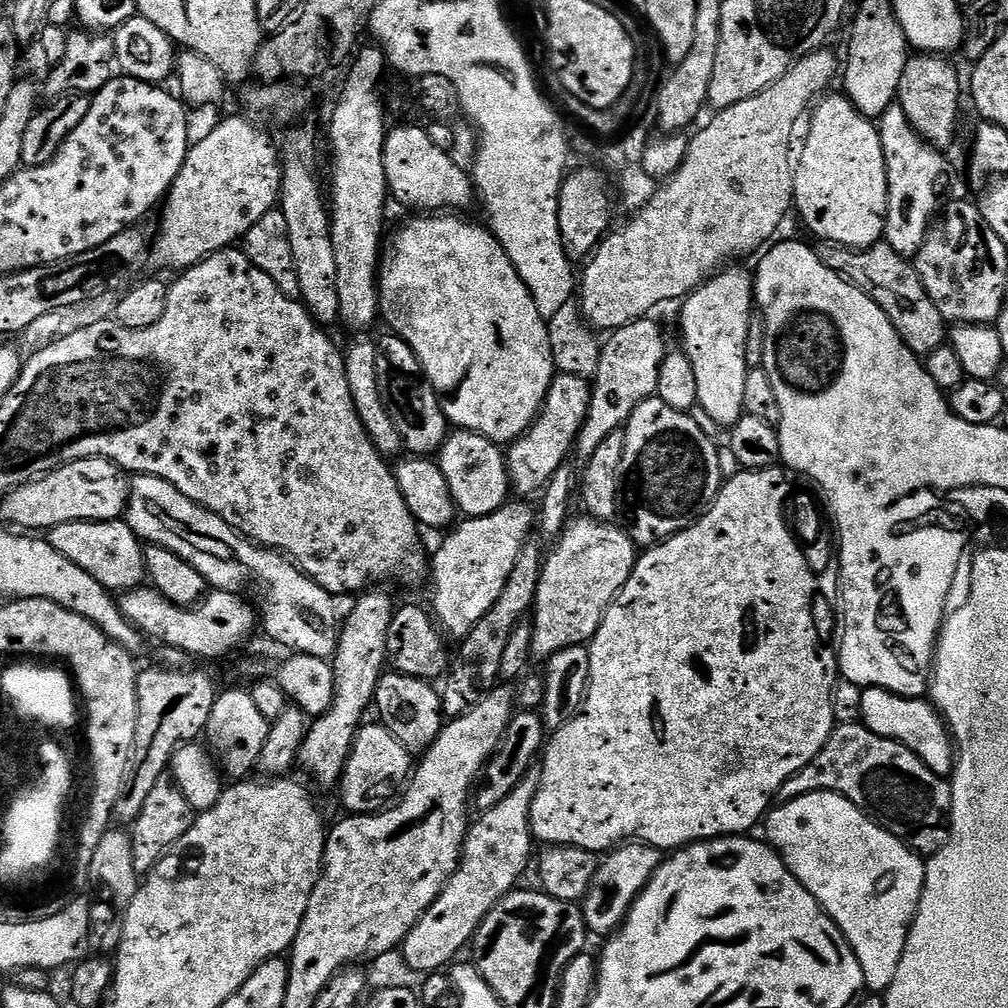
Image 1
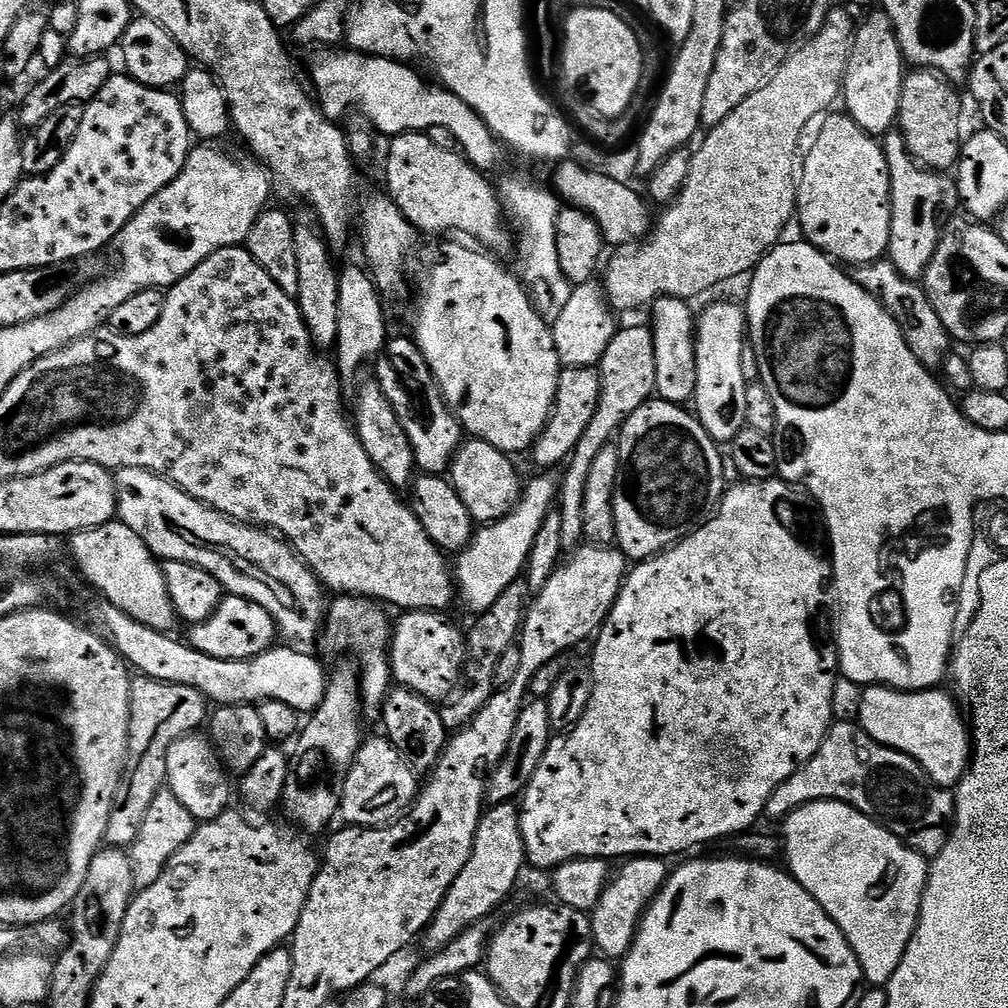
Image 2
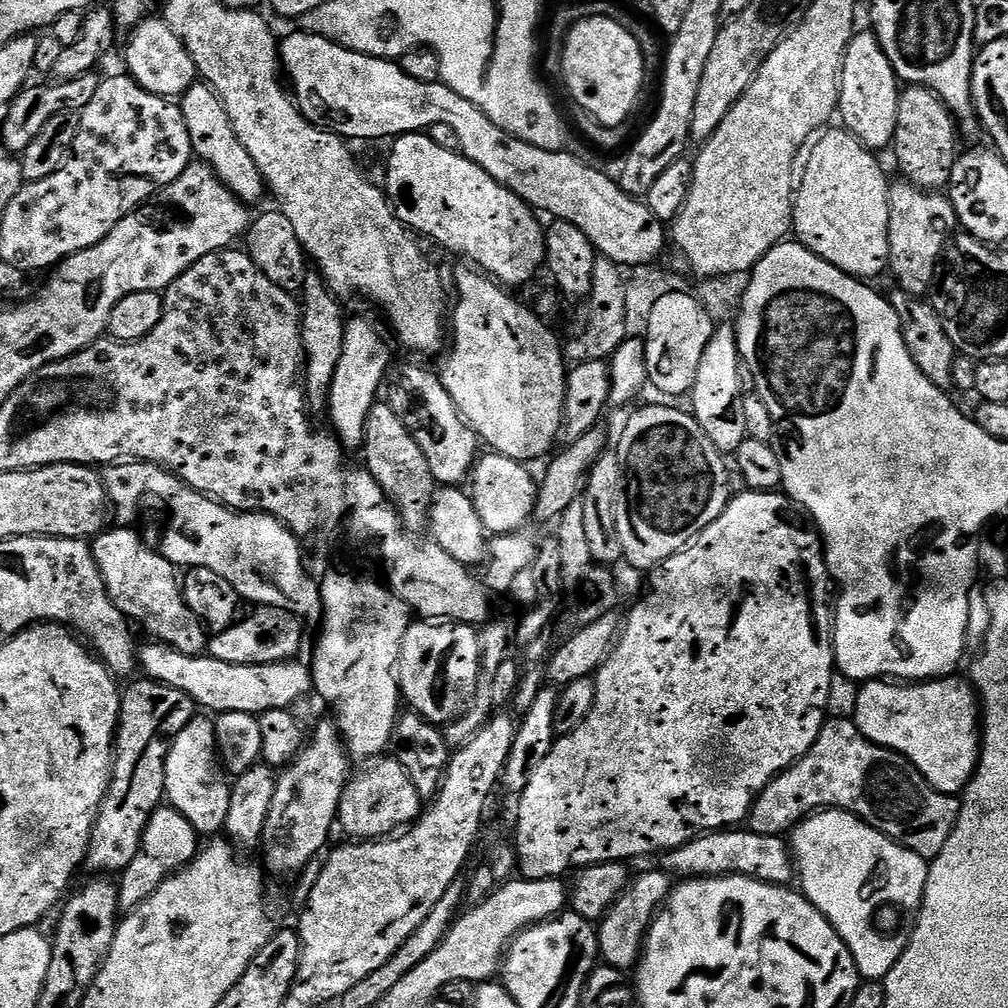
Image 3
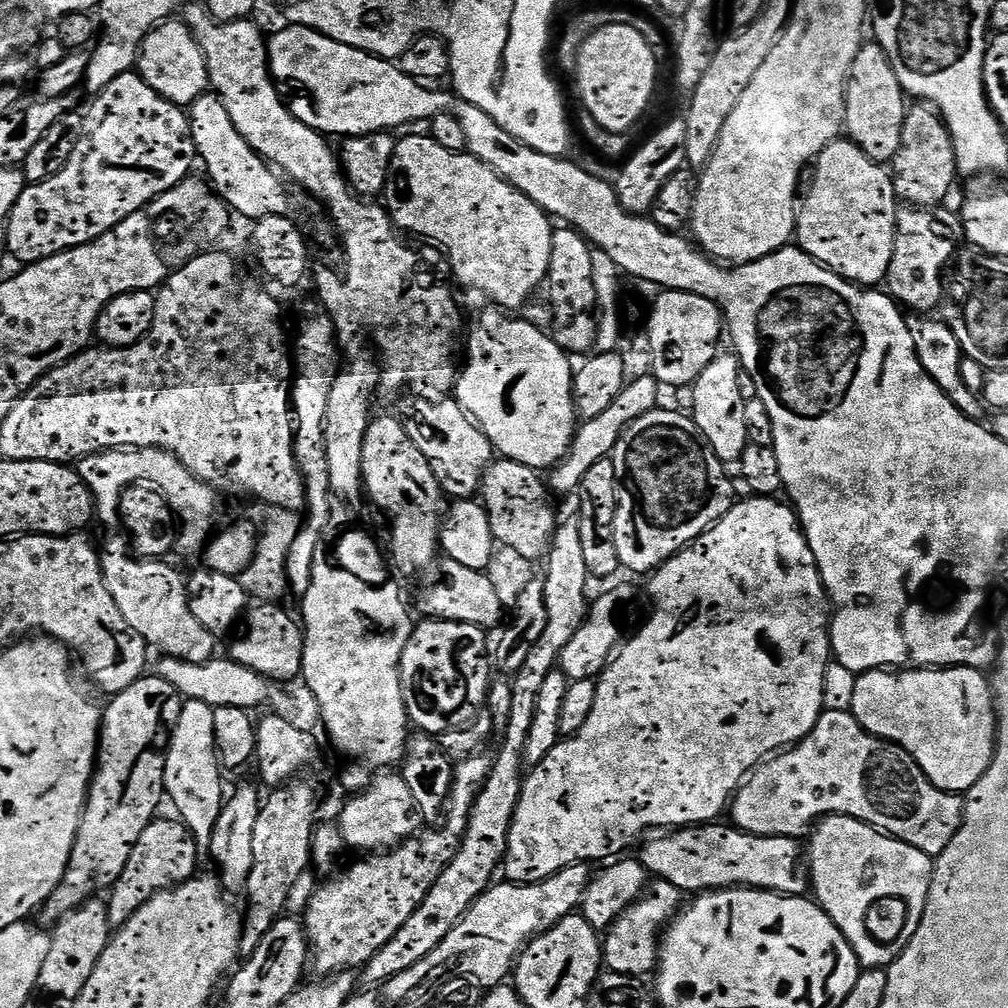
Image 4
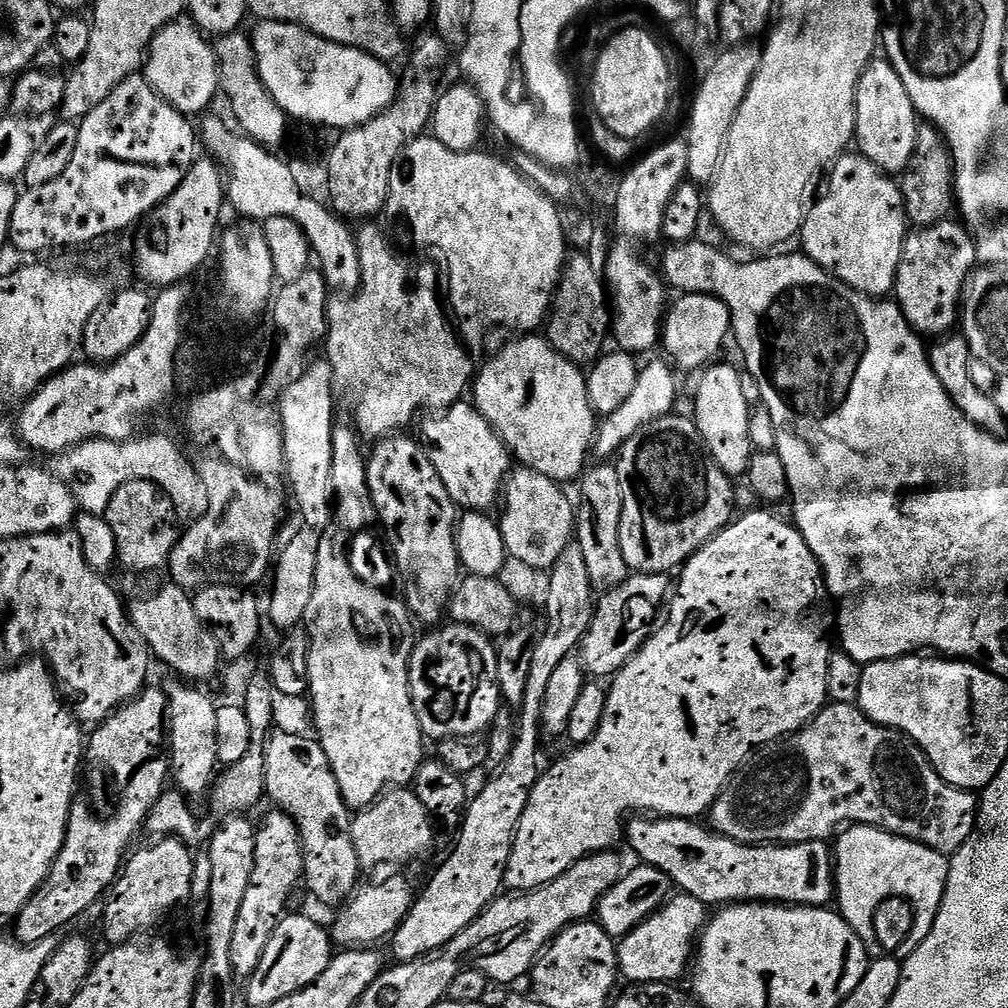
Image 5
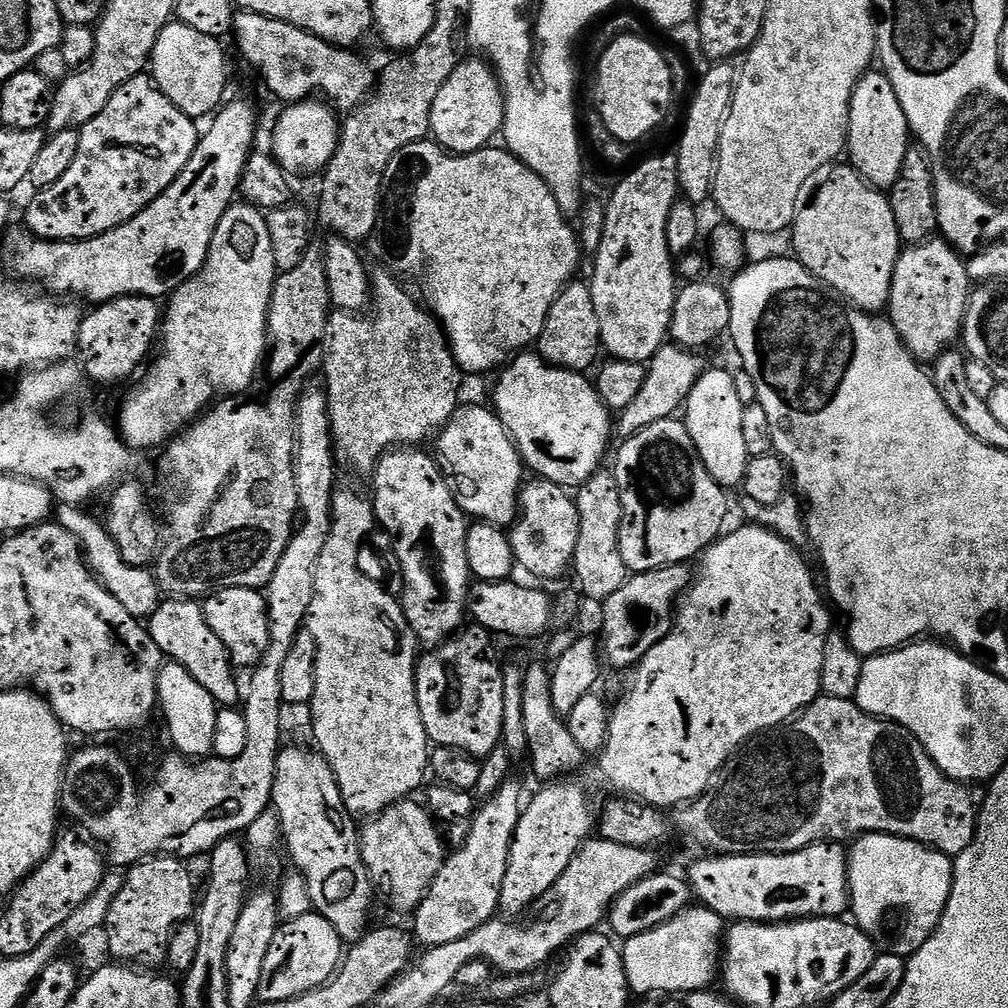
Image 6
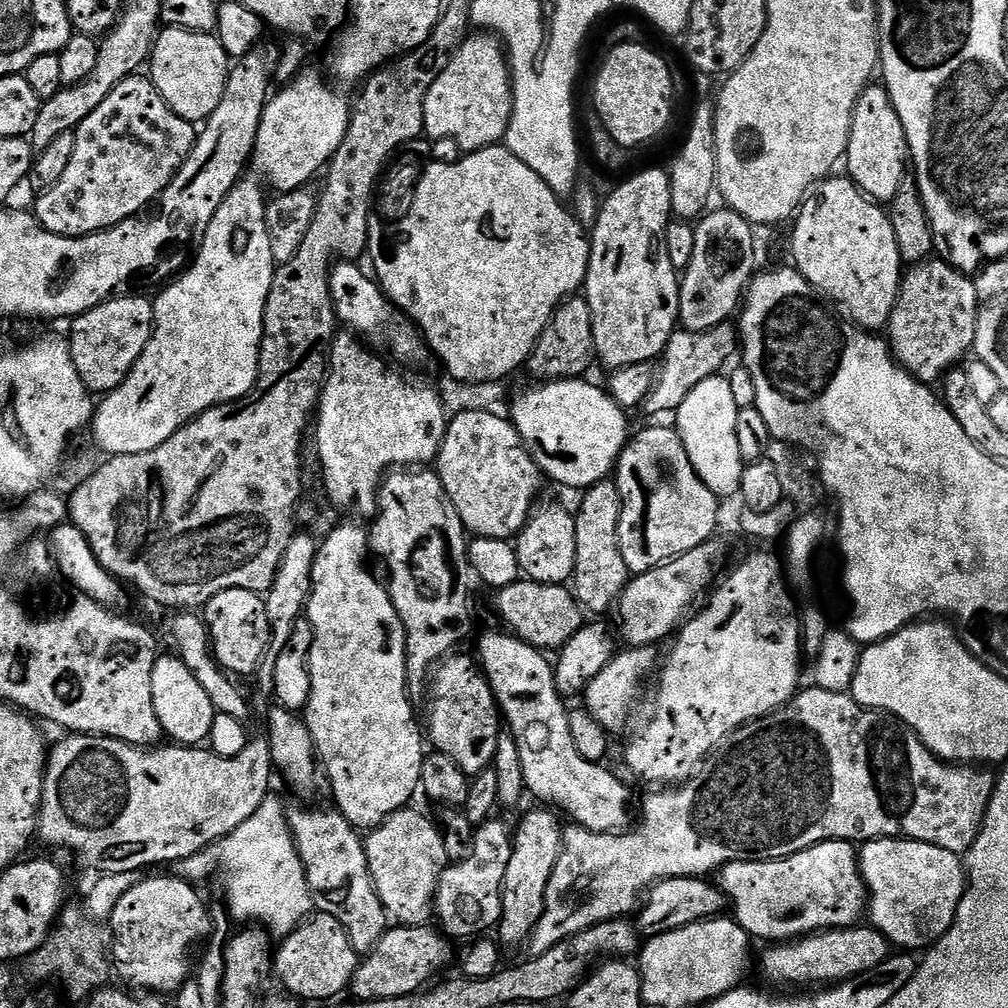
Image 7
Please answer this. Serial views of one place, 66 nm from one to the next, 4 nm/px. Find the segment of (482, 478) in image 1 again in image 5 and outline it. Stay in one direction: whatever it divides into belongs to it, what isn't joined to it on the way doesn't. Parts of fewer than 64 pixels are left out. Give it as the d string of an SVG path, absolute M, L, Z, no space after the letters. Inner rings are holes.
M517 467L507 477L502 489L504 517L499 517L500 533L509 556L518 558L527 565L551 570L554 562L562 558L562 550L574 540L578 512L572 508L572 500L563 492L557 481L538 474L538 470Z

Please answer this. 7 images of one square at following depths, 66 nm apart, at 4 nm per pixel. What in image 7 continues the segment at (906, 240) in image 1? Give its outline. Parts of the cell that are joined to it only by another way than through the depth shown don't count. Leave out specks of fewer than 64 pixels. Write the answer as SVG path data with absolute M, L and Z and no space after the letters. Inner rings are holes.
M929 258L911 271L909 276L907 273L901 279L896 308L888 322L886 336L890 341L890 351L900 367L921 384L932 386L936 379L937 383L947 376L973 351L976 314L981 307L982 296L976 290L975 279L951 268L947 260Z

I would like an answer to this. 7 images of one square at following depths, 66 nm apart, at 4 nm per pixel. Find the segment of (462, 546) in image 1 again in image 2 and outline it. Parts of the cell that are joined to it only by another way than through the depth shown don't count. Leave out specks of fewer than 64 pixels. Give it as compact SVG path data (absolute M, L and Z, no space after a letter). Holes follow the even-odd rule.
M534 480L525 487L521 502L510 515L494 524L483 525L475 531L471 542L457 555L454 562L454 578L459 595L465 597L465 604L475 614L483 614L502 594L523 575L531 559L535 540L541 532L542 524L556 502L557 487L540 486Z

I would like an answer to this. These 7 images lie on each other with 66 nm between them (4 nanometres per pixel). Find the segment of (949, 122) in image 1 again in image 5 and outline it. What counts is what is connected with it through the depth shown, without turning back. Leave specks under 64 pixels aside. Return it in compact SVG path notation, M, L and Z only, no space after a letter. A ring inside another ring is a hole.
M920 126L916 129L916 141L911 160L899 173L898 183L904 215L913 225L927 226L937 224L949 215L954 208L954 185L950 175L950 157L947 147L940 135L932 126Z

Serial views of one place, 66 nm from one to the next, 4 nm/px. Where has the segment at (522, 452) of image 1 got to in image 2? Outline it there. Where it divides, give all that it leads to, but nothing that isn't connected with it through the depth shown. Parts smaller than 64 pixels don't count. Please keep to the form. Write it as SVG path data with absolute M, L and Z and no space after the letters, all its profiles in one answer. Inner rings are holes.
M565 367L558 378L556 405L552 408L543 434L532 445L530 456L544 468L552 468L560 463L563 465L571 457L574 446L578 446L578 438L586 434L586 426L590 426L590 418L594 418L594 410L598 410L598 398L601 394L600 373L595 367Z

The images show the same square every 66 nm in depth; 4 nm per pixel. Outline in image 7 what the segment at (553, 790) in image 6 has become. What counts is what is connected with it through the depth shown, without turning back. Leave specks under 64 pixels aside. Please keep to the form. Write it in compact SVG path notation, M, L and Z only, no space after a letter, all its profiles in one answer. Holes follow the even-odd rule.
M540 810L544 812L532 812L520 824L520 829L515 829L512 842L512 853L510 854L510 866L506 866L506 878L504 879L504 893L502 894L502 914L498 925L498 940L501 945L520 944L532 935L532 930L542 910L544 909L544 895L546 886L550 882L550 874L560 857L560 849L564 842L561 817L552 810Z

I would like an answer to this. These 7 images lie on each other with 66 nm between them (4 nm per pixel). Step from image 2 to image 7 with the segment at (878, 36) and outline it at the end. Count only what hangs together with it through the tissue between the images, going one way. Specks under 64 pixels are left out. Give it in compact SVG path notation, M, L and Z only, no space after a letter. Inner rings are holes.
M869 86L860 95L856 113L852 116L847 164L850 179L864 191L864 195L877 202L891 202L906 179L910 168L906 130L902 130L902 118L898 118L898 110L894 110L888 97L888 89L883 86Z

